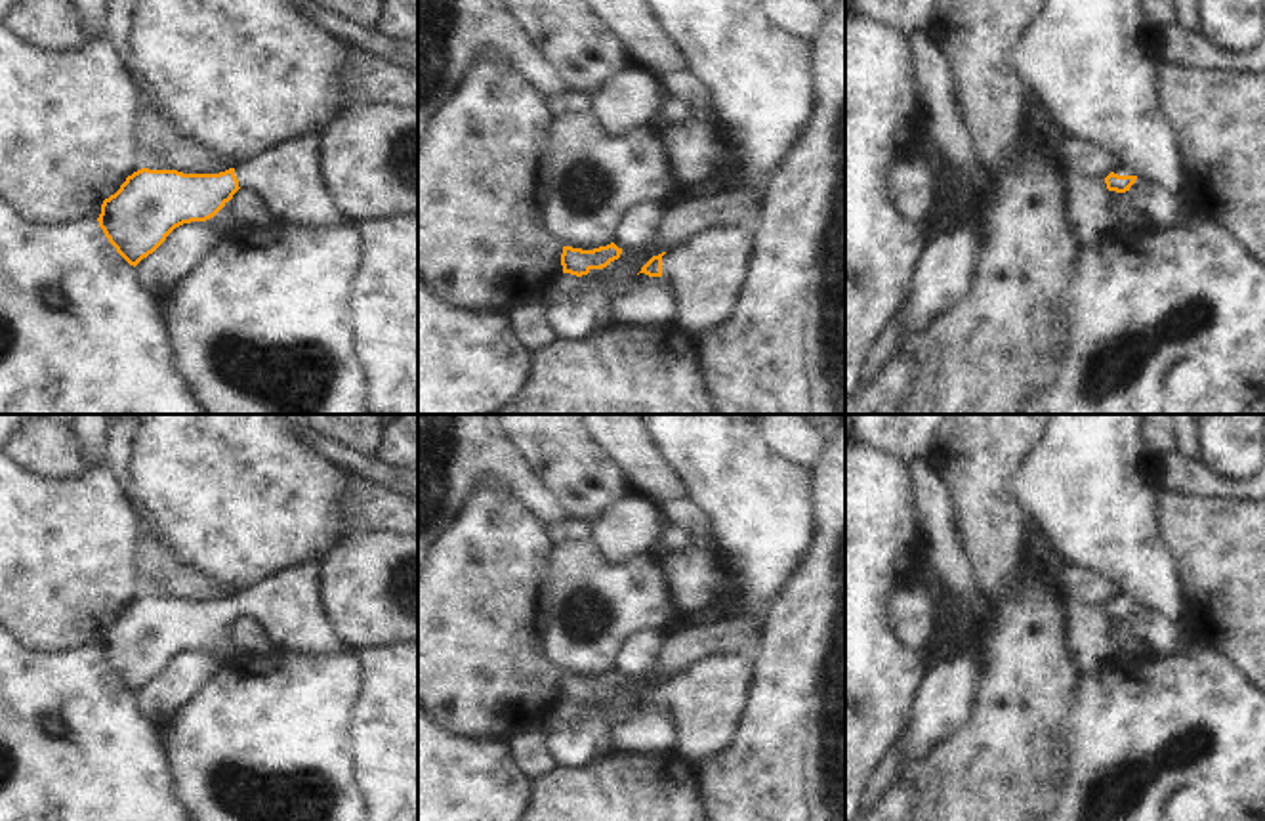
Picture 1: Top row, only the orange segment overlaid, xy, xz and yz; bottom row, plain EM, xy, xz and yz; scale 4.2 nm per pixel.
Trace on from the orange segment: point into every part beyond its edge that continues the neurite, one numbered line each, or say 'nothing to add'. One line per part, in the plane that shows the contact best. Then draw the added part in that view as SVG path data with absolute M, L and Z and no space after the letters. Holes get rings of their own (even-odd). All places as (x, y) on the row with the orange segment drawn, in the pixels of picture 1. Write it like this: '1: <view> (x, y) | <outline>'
1: xz (706, 273) | M717 225L695 233L662 256L662 277L677 304L675 326L700 334L736 307L750 258L750 225Z

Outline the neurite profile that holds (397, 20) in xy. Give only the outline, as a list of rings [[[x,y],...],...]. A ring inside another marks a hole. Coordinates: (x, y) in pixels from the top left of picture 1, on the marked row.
[[[384,0],[376,32],[387,40],[418,40],[418,0]]]

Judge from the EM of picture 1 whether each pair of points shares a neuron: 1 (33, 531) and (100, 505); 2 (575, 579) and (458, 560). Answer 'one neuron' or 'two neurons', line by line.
1: one neuron
2: two neurons

